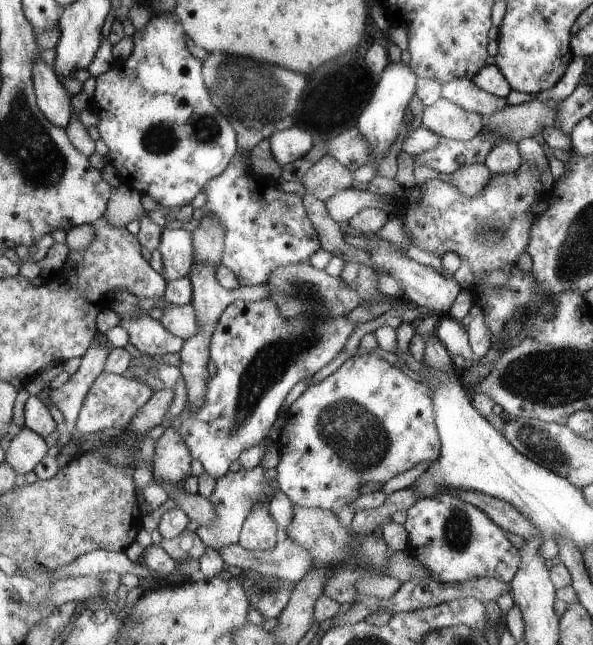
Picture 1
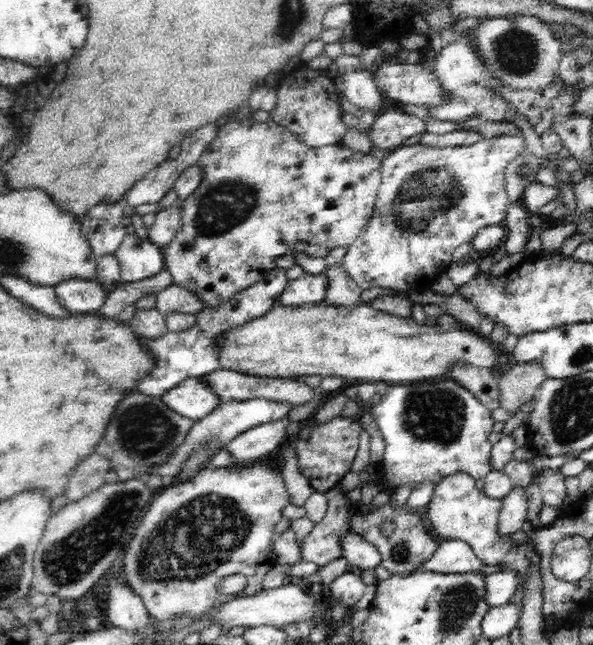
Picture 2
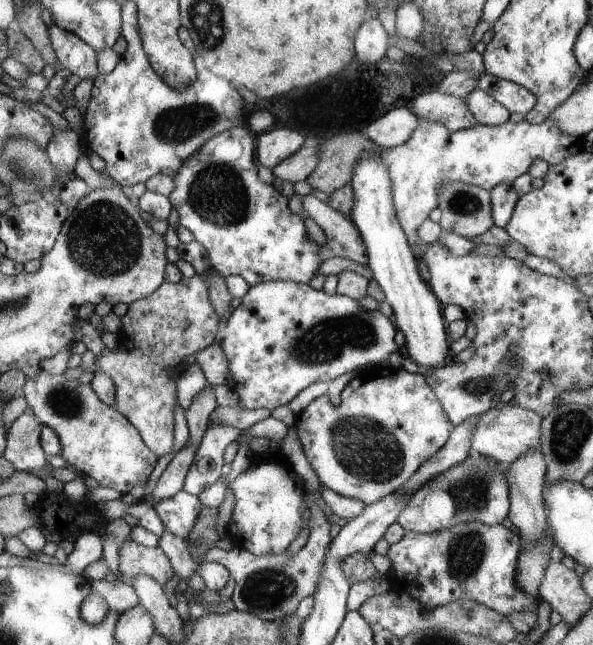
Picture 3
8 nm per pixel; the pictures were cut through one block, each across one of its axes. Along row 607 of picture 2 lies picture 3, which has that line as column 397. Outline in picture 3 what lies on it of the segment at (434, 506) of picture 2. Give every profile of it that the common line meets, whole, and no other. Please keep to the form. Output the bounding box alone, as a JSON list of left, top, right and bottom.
[397,454,511,534]

